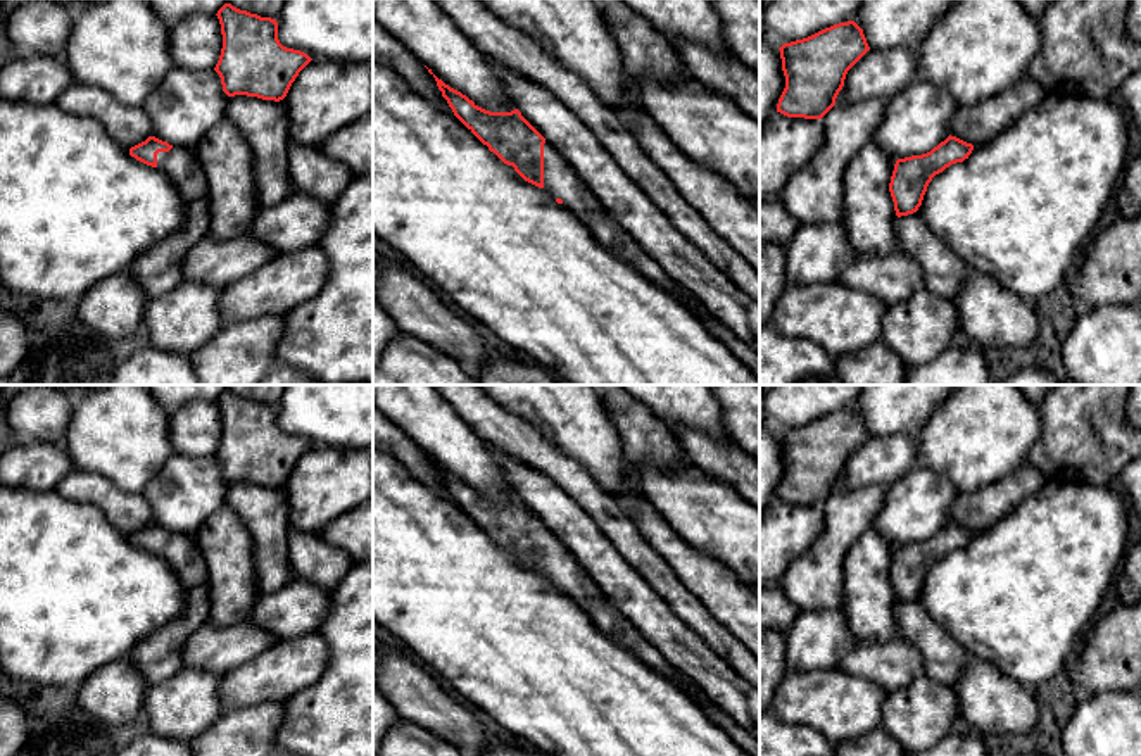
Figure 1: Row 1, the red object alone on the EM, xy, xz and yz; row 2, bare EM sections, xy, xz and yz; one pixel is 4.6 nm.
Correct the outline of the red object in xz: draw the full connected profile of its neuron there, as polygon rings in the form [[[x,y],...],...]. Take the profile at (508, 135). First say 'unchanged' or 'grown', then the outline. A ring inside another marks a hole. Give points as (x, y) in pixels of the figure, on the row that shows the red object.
grown; [[[433,74],[442,97],[447,100],[454,116],[494,152],[504,164],[513,166],[514,171],[528,183],[544,188],[558,204],[571,211],[580,223],[604,245],[611,254],[634,266],[642,276],[654,281],[659,288],[675,295],[694,316],[697,314],[697,302],[684,299],[678,285],[666,274],[658,262],[654,262],[637,242],[608,214],[599,198],[589,190],[580,176],[571,169],[564,157],[545,142],[545,138],[521,116],[518,109],[511,112],[490,112],[478,107],[461,91],[451,88]]]

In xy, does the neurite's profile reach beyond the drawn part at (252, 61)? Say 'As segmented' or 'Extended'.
As segmented

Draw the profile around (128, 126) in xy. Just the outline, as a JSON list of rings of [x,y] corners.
[[[72,83],[55,105],[69,114],[97,119],[128,150],[152,136],[152,123],[142,107],[124,105],[109,91],[90,85]]]

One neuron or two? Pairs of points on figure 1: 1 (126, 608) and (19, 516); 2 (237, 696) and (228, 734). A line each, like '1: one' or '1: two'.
1: one
2: two

